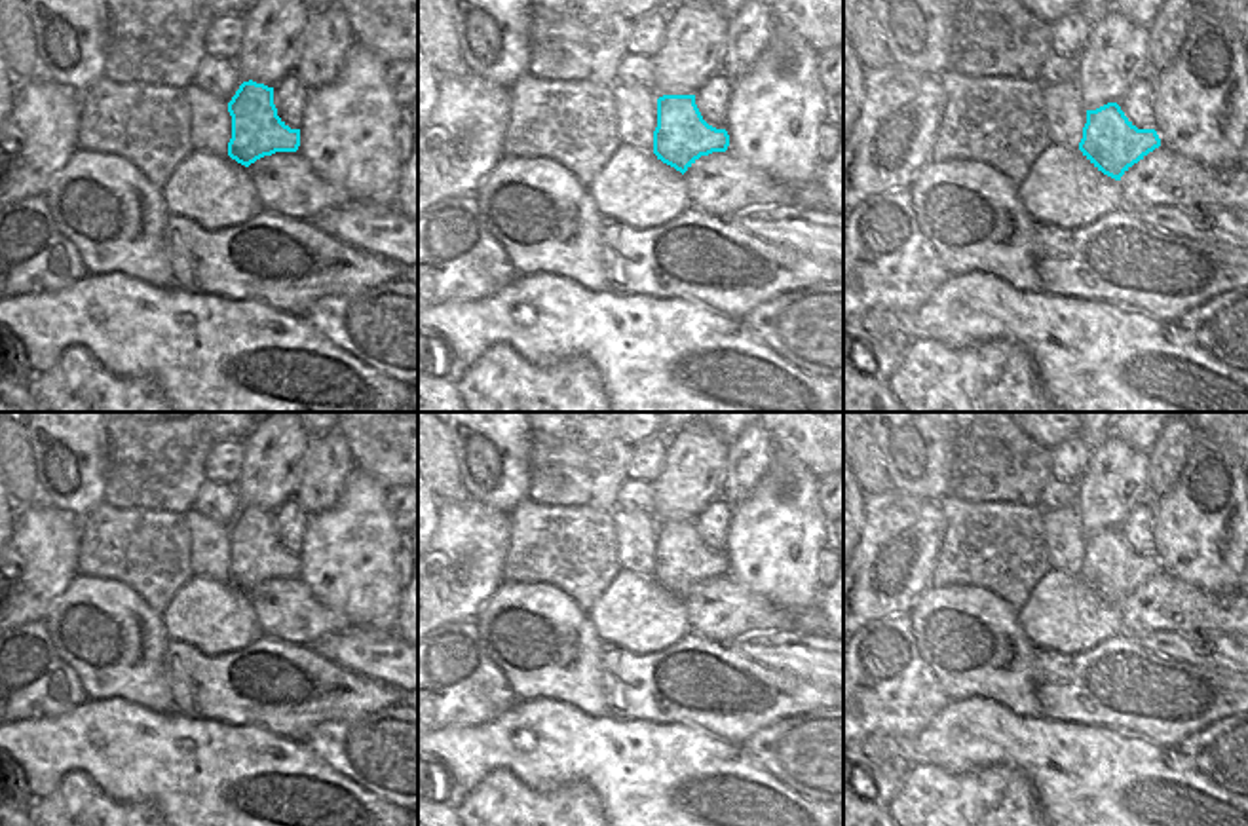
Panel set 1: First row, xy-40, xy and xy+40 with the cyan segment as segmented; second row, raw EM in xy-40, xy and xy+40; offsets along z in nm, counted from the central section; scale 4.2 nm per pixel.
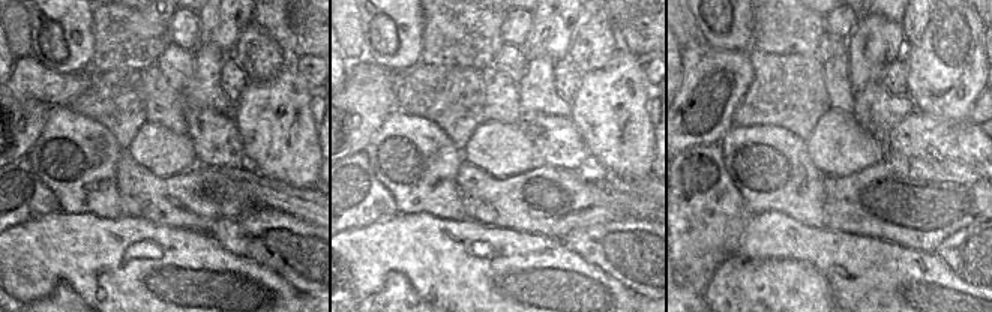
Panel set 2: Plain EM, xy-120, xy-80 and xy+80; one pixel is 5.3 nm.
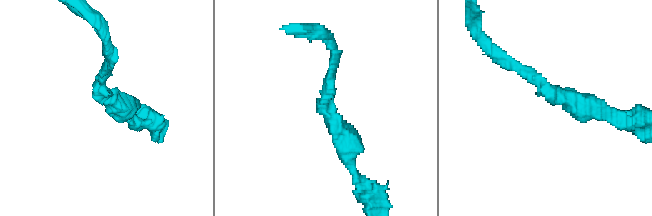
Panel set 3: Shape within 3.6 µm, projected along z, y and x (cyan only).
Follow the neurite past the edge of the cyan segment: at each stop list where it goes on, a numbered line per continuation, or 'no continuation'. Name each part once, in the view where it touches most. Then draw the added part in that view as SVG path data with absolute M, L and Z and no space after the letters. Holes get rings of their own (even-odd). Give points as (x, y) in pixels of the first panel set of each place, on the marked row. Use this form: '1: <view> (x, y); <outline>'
no continuation

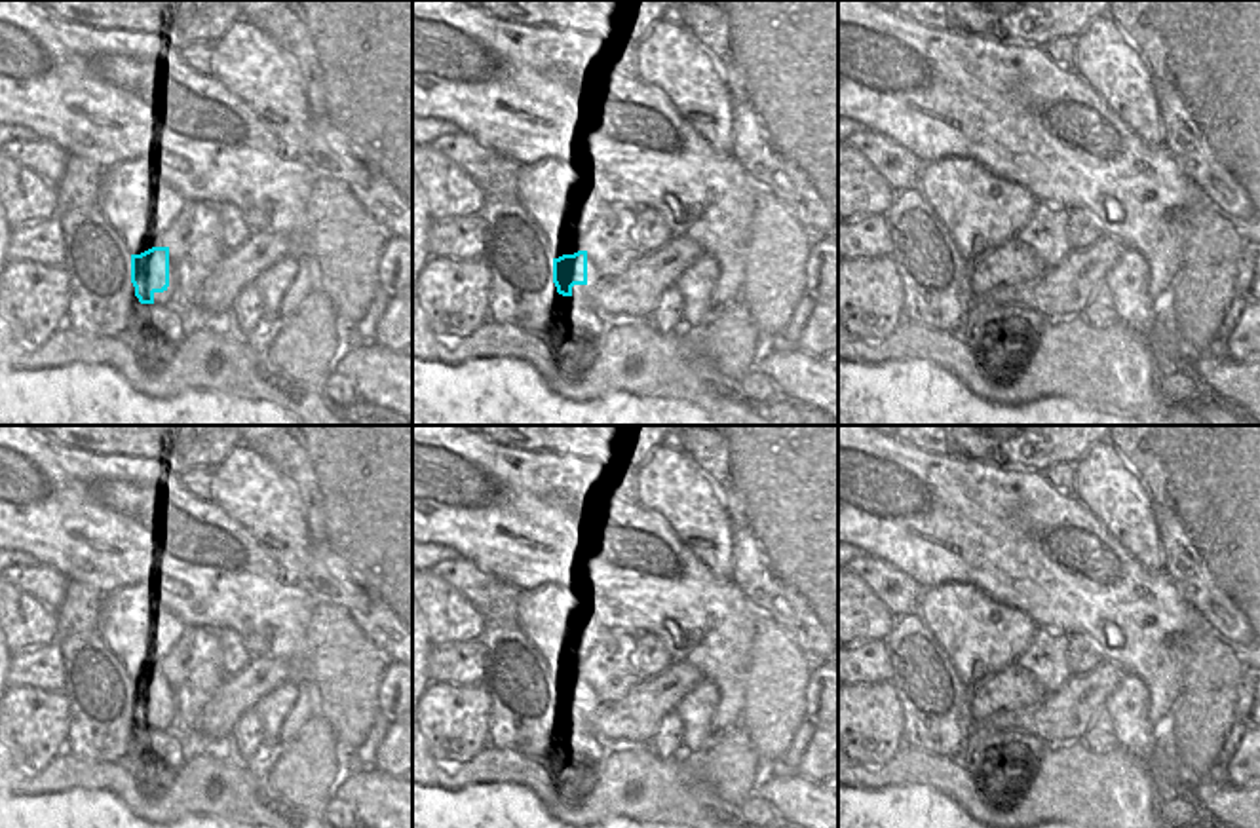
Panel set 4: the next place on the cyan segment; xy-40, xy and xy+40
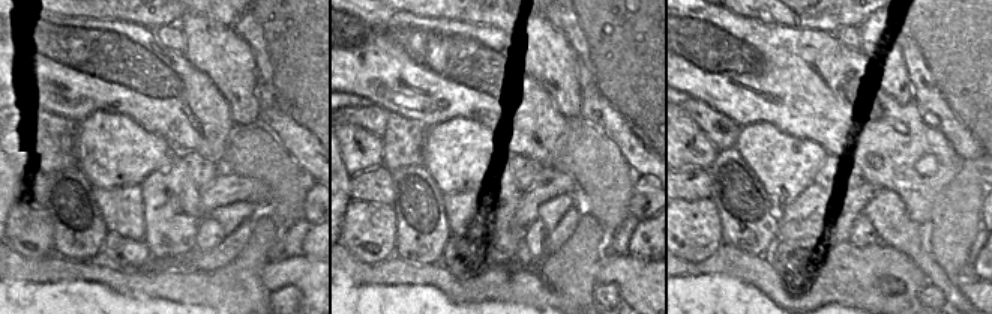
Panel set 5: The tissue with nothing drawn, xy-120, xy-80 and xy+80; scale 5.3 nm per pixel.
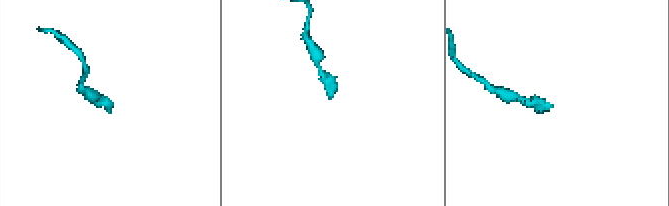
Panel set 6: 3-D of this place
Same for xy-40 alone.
no continuation

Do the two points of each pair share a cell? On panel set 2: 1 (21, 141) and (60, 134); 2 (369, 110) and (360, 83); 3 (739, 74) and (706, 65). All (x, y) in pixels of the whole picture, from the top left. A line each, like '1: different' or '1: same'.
1: different
2: same
3: same

